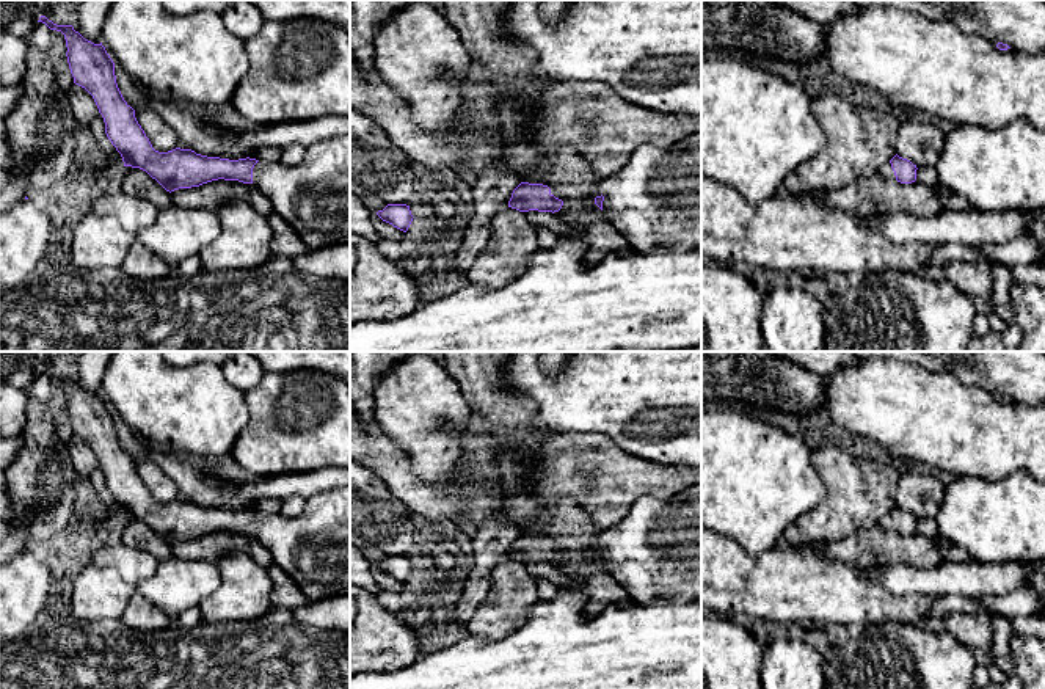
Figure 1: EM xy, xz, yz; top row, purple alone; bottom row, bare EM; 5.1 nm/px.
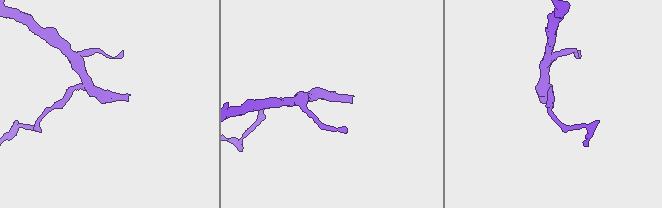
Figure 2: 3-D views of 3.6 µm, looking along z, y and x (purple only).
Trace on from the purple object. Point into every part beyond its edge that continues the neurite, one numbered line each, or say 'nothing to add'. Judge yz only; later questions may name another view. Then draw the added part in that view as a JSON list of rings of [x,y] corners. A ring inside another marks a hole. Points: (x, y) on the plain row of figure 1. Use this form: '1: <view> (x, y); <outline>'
1: yz (885, 523); [[[885,515],[879,519],[879,526],[887,532],[896,532],[894,523],[891,519],[891,515]]]

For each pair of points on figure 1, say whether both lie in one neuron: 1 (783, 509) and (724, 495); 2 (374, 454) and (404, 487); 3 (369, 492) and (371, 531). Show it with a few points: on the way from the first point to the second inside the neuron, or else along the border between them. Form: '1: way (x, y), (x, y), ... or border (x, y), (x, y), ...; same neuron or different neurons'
1: way (769, 495), (738, 495); same neuron
2: way (382, 462), (399, 479); same neuron
3: way (369, 501), (371, 521); same neuron

